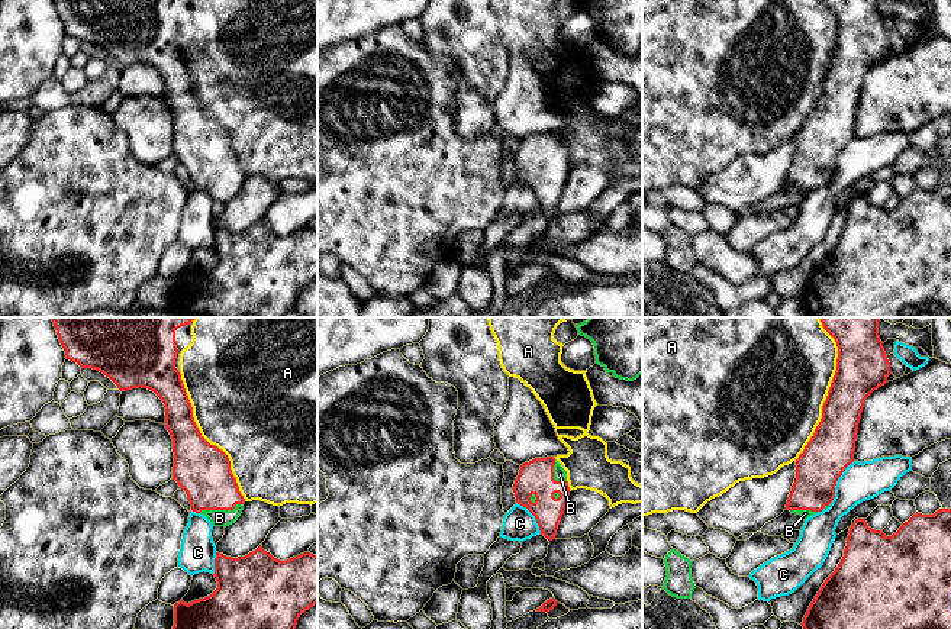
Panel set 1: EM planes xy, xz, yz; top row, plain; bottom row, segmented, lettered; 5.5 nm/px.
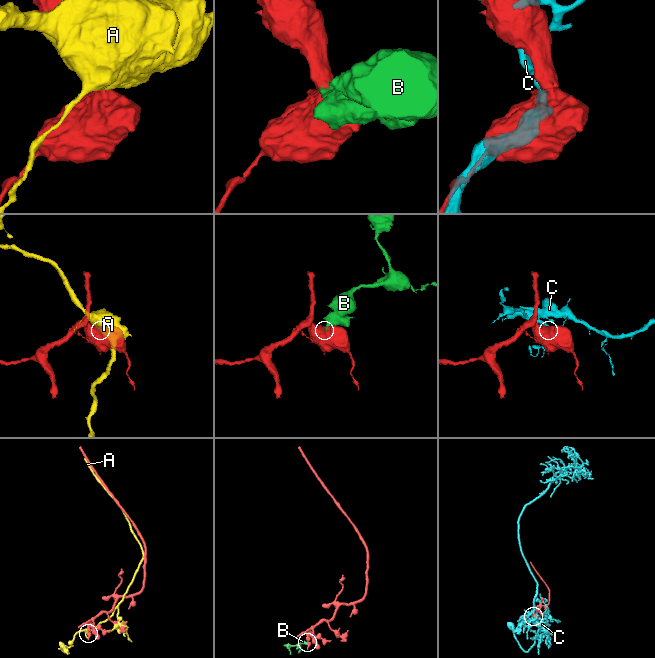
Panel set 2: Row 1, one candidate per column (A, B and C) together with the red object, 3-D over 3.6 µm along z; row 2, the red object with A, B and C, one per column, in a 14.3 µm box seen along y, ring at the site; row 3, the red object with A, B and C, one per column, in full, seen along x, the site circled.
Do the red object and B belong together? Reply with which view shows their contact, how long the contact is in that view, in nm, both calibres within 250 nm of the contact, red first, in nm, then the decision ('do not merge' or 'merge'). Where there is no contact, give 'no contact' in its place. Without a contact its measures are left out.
xy | 260 nm | 300/100 nm | merge

